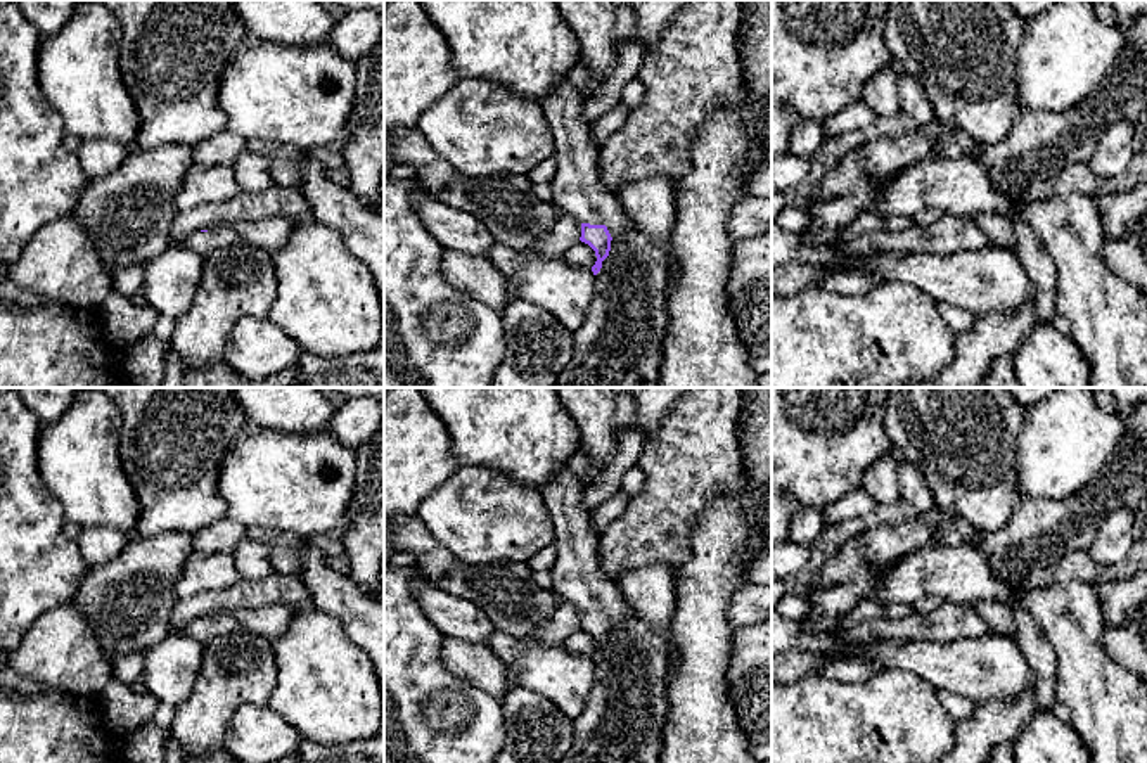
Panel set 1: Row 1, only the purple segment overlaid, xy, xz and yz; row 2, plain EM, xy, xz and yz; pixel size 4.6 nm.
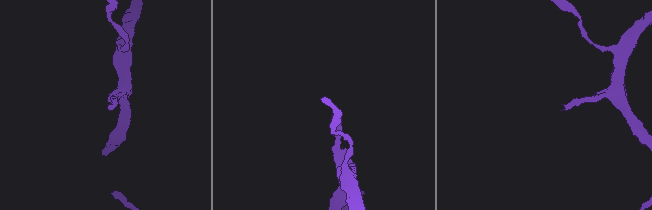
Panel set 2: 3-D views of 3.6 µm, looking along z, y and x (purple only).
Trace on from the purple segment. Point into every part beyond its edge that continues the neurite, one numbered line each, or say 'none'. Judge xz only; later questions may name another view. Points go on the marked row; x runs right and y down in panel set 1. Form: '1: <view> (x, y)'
1: xz (576, 191)

